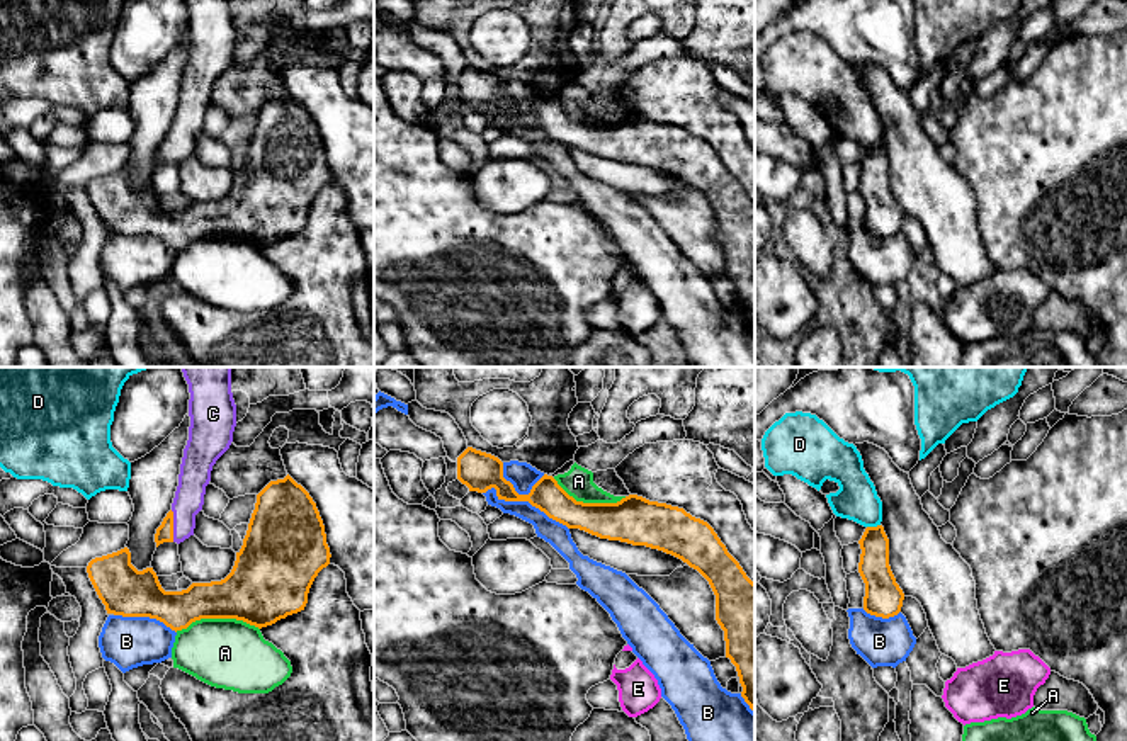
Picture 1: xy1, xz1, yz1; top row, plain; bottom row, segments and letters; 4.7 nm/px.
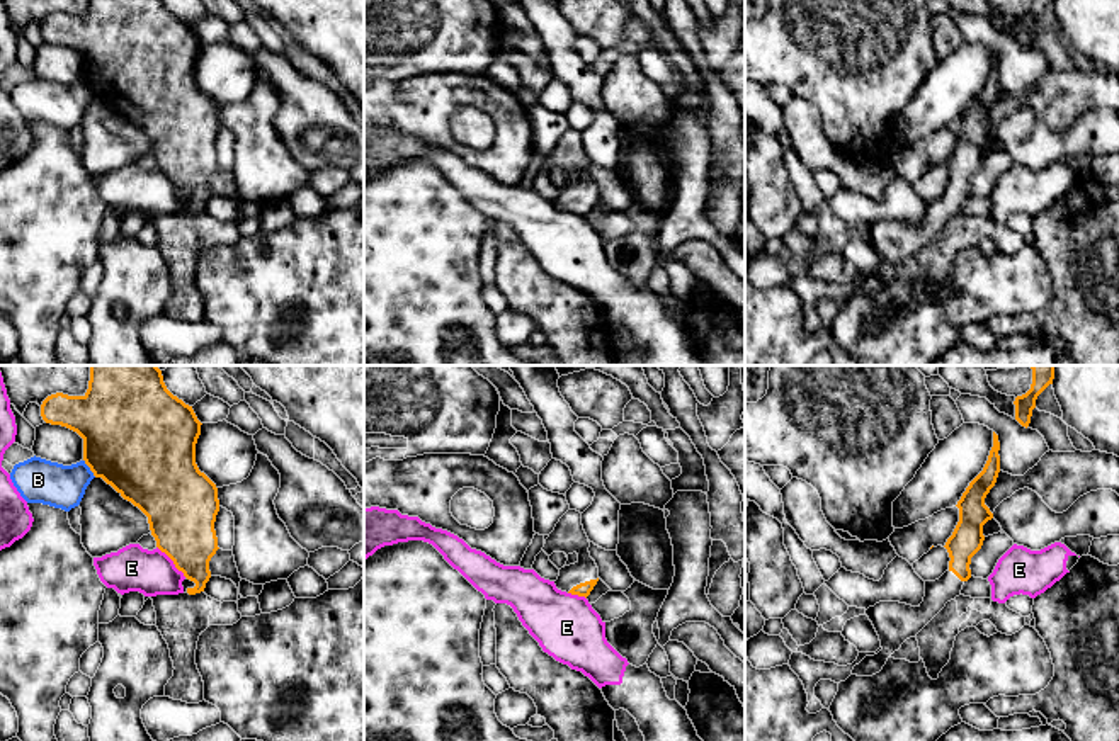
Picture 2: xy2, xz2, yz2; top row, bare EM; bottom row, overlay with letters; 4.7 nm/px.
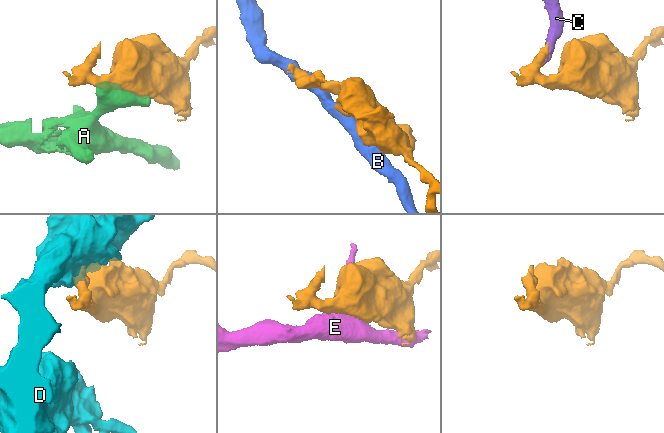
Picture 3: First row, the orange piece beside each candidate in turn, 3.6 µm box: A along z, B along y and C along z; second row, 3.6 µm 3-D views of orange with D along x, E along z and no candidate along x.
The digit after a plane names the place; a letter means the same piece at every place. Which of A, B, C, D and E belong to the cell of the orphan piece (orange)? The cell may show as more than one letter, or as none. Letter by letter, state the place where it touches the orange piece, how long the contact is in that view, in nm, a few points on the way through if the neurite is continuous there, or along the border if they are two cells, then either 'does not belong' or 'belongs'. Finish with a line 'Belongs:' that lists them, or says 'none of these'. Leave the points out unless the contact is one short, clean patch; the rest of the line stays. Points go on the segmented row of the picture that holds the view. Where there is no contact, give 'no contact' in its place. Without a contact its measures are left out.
A: xy1 (216, 617) | 400 nm | does not belong
B: xz1 (524, 500) | 440 nm | does not belong
C: xy1 (172, 526) | 150 nm | across xy1 (165, 531), (172, 526), (182, 515), (192, 480) | belongs
D: yz1 (872, 527) | 70 nm | along yz1 (879, 524), (867, 527) | does not belong
E: xy2 (172, 559) | 200 nm | along xy2 (157, 546), (186, 576) | does not belong
Belongs: C

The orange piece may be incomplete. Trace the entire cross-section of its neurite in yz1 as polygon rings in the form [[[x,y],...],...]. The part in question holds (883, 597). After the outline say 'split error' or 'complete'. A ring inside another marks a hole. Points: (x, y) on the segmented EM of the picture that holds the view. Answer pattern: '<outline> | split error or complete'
[[[867,527],[858,544],[858,573],[865,583],[864,610],[882,619],[898,615],[904,593],[889,566],[889,539],[884,527]]] | complete

